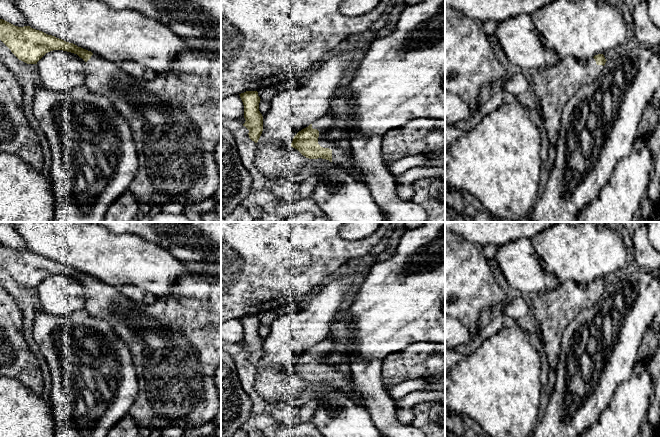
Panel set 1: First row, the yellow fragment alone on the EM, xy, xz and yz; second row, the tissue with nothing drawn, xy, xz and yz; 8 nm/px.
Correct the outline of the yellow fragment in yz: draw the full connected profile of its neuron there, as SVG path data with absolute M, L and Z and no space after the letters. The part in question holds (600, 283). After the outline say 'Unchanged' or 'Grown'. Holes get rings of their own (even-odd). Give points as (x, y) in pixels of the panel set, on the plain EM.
M603 278L595 279L588 285L579 285L575 282L567 281L563 282L555 290L532 295L537 328L541 335L550 369L556 369L557 367L566 327L580 312L592 307L600 299L606 285Z. Grown

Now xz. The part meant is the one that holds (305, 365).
M330 336L299 355L293 362L291 371L309 383L326 383L341 392L350 393L352 379L348 371L328 366L326 356L333 350Z. Grown

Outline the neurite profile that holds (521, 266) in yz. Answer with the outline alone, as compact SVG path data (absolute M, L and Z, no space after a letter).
M520 238L497 248L495 260L505 277L508 285L522 294L539 294L557 289L562 282L551 273L547 273L541 266L541 260L532 242L528 238Z

